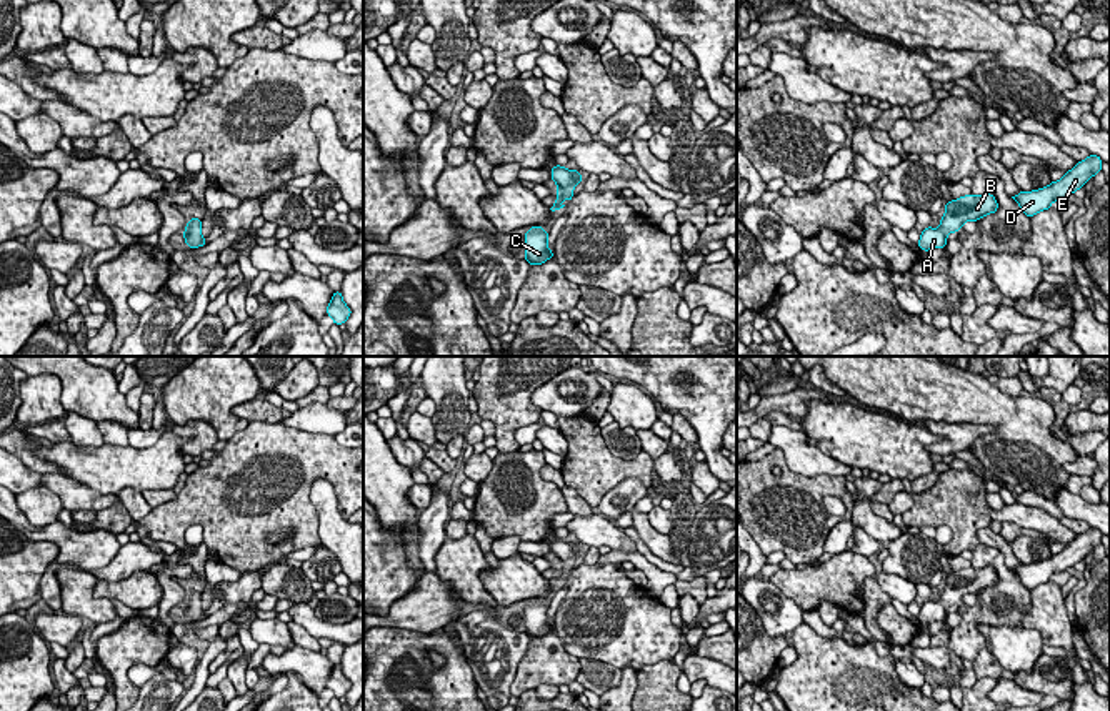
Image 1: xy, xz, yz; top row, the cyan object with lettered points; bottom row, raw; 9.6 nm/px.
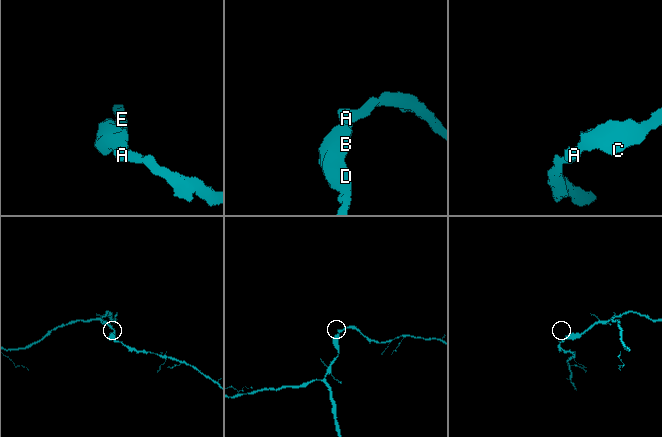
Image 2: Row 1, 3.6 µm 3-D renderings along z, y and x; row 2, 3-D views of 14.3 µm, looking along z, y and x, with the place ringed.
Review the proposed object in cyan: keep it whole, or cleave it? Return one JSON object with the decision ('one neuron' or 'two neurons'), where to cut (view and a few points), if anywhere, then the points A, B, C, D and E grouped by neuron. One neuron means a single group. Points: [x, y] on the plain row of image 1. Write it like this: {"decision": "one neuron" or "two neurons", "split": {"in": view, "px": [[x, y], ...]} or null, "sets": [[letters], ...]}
{"decision": "one neuron", "split": null, "sets": [["A", "B", "C", "D", "E"]]}

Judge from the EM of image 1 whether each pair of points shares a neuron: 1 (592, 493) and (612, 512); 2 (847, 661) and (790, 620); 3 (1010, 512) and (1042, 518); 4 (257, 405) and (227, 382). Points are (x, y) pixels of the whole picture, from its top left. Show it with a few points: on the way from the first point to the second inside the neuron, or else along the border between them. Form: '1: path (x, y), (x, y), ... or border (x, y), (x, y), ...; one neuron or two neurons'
1: border (635, 478), (619, 482), (595, 507); two neurons
2: border (802, 621), (792, 631); two neurons
3: path (1019, 515), (1034, 518); one neuron
4: border (259, 393), (250, 400), (237, 403), (230, 412); two neurons

